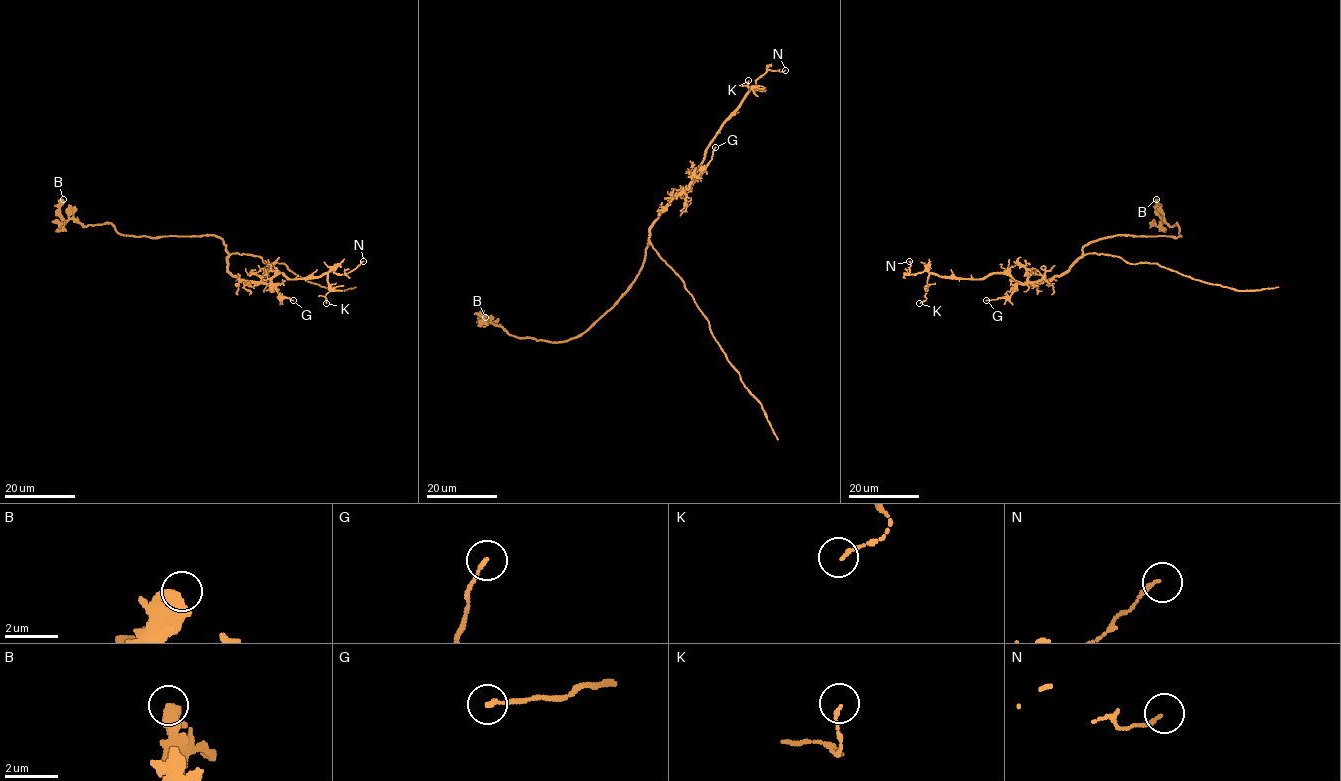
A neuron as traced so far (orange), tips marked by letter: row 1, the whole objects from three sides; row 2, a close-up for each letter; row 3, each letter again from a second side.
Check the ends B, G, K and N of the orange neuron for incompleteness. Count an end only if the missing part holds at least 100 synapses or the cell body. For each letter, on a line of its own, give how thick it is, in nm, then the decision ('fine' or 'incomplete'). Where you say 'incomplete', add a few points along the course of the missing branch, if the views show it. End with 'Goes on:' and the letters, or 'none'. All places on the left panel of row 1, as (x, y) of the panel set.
B: calibre 600 nm; fine
G: calibre 140 nm; fine
K: calibre 110 nm; fine
N: calibre 120 nm; fine
Goes on: none

